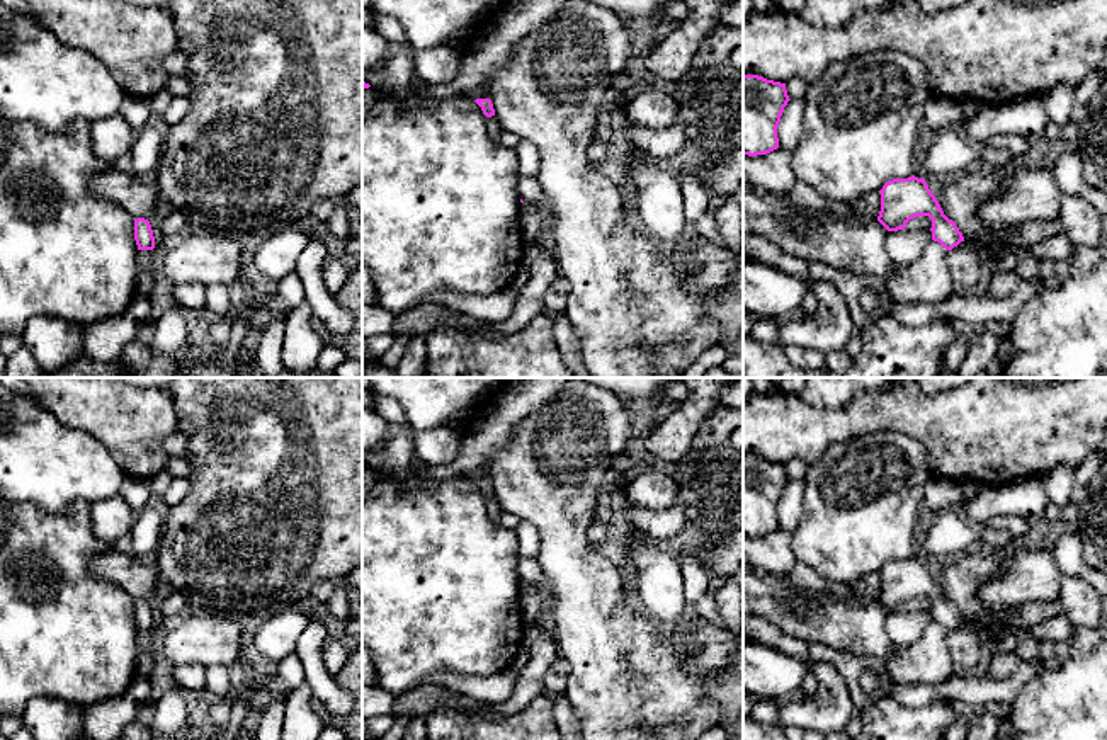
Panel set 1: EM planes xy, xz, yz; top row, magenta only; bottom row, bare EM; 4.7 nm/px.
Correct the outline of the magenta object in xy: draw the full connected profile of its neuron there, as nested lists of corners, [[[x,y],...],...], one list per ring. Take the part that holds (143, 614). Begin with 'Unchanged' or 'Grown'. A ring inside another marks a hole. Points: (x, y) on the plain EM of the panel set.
Unchanged. [[[145,599],[134,601],[134,621],[136,621],[138,631],[155,629],[155,618],[148,601]]]

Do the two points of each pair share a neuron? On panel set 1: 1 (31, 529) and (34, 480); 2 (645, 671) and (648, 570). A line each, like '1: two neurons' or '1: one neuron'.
1: two neurons
2: two neurons

